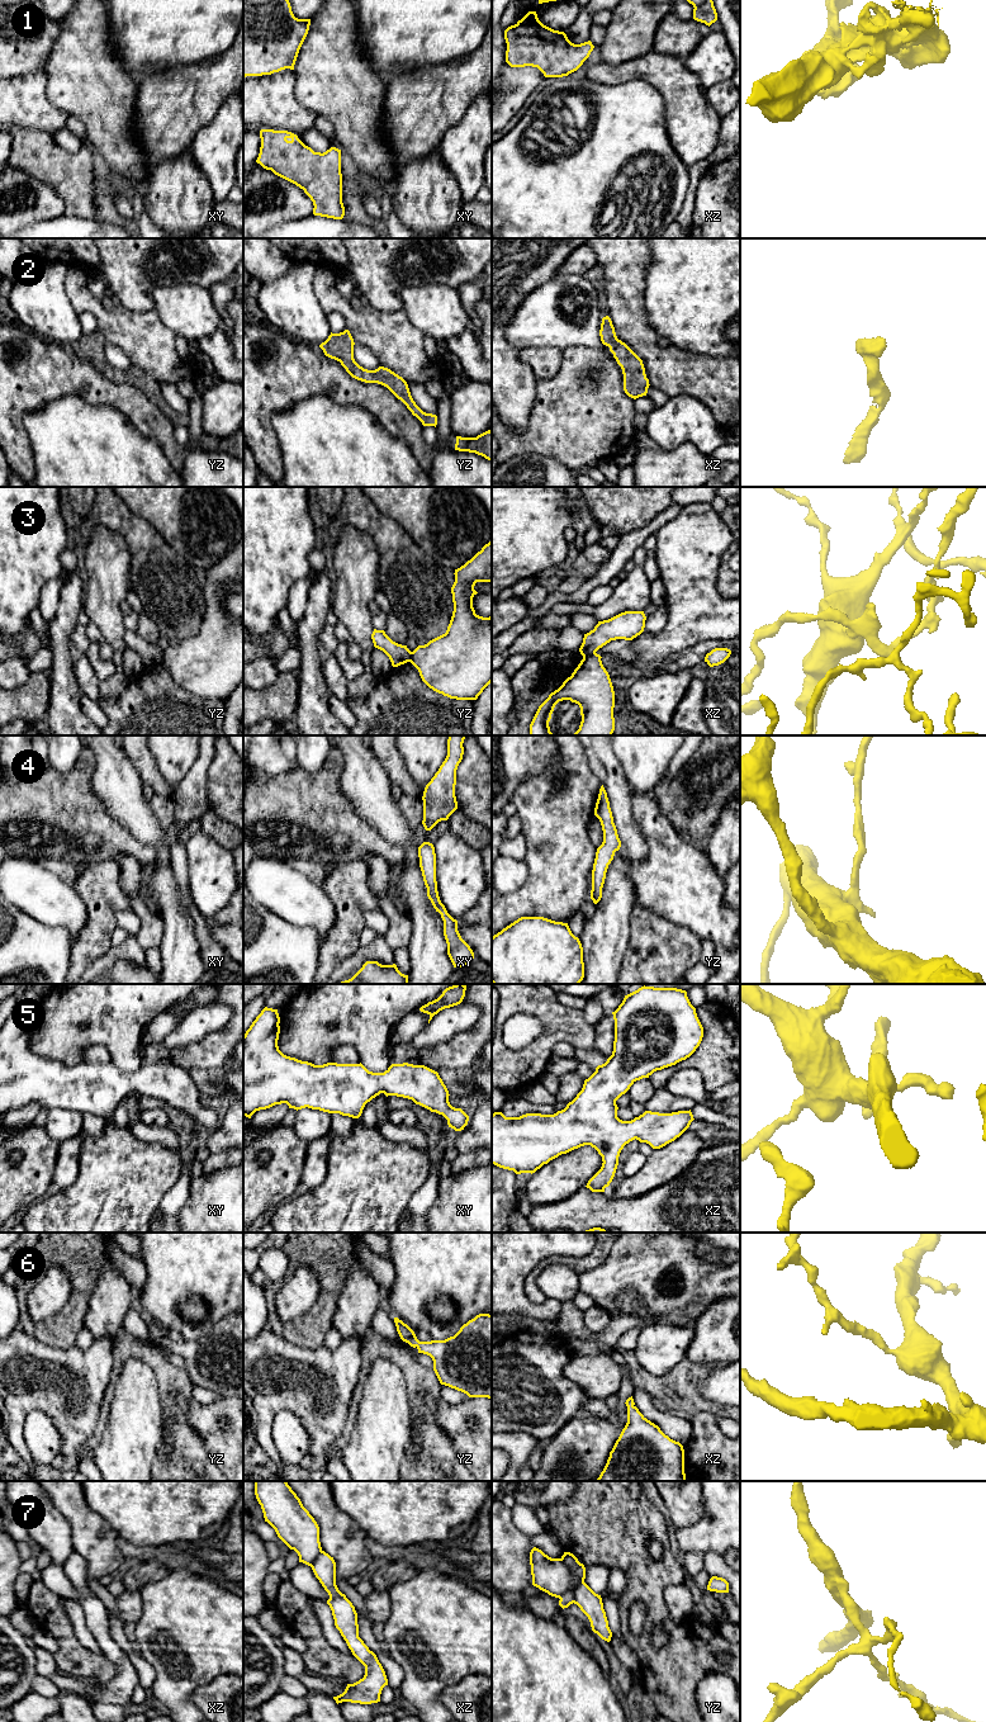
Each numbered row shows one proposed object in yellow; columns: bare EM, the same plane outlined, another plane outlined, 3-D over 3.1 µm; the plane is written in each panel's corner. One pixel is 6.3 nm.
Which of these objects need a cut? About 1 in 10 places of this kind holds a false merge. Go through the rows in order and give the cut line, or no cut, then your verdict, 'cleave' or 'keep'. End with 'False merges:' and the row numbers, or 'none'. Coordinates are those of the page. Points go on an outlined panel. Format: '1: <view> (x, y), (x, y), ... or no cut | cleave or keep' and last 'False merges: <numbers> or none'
1: no cut | keep
2: no cut | keep
3: xz (595, 652), (583, 657) | cleave
4: no cut | keep
5: no cut | keep
6: no cut | keep
7: yz (560, 1559), (583, 1581) | cleave
False merges: 3, 7

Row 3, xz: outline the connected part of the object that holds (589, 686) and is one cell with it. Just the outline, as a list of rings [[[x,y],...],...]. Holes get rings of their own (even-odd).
[[[597,653],[583,657],[572,676],[539,706],[530,724],[530,735],[558,735],[550,732],[549,722],[555,705],[563,700],[580,708],[582,722],[572,735],[612,735],[615,691],[601,658]]]

